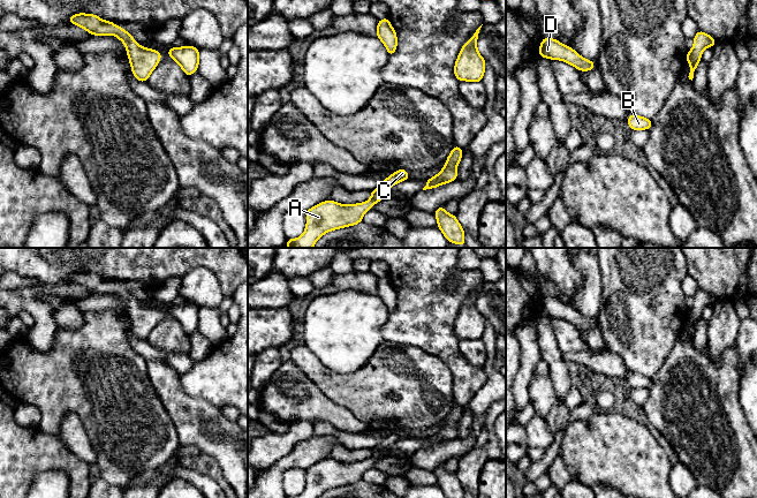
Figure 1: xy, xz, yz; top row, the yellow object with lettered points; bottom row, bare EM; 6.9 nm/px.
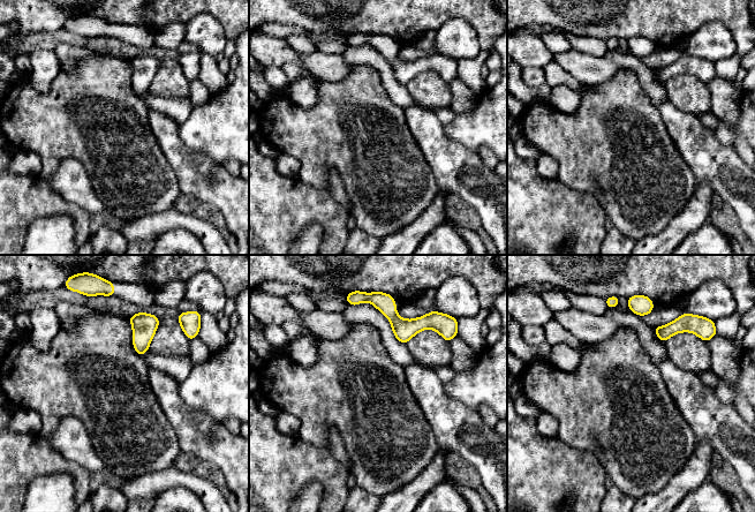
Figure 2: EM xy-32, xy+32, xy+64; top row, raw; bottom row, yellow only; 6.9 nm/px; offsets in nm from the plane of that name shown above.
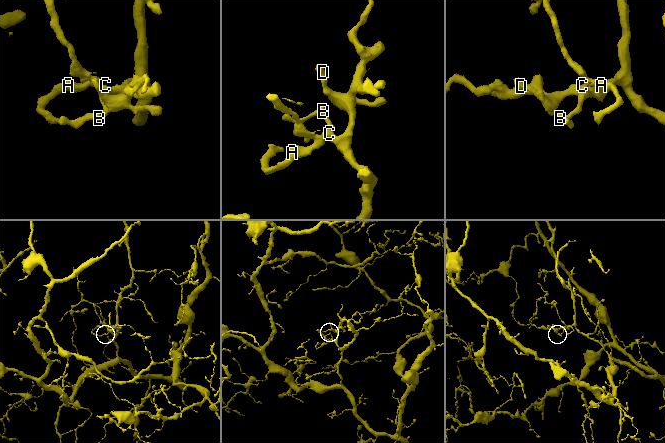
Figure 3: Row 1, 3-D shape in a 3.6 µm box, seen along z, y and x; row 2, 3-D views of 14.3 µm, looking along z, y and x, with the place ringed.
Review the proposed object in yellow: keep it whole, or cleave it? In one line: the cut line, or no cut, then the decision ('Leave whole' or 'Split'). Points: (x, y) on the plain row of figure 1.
No split. Leave whole

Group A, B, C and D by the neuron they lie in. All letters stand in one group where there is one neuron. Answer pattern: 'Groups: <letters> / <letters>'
Groups: A B C D

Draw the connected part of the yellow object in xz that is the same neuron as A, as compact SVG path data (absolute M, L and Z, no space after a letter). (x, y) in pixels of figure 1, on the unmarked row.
M398 428L383 438L379 446L371 450L371 455L365 461L345 463L331 458L315 463L305 469L306 484L304 491L293 498L318 498L325 491L354 484L362 481L364 471L384 458L384 452L394 443L411 437L407 428Z

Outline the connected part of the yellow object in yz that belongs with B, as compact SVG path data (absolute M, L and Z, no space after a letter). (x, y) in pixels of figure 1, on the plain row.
M635 372L629 374L627 382L631 386L631 388L639 388L639 387L650 388L652 385L651 378Z

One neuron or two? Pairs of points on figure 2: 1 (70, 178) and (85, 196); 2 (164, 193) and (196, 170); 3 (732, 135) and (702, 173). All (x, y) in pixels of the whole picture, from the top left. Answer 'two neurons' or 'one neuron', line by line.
1: one neuron
2: two neurons
3: two neurons

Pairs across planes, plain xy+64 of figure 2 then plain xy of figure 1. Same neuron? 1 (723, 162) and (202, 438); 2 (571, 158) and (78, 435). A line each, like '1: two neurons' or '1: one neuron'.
1: one neuron
2: two neurons

